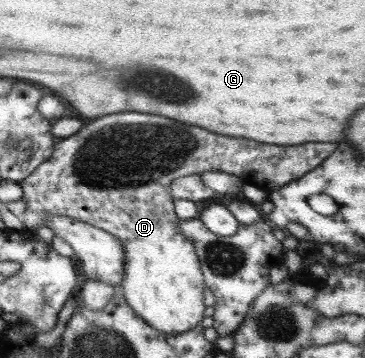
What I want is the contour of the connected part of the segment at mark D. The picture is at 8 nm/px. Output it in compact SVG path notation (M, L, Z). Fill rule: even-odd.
M134 111L104 115L94 119L86 127L80 127L74 135L57 140L52 145L52 153L48 155L48 159L36 165L36 169L28 177L17 183L22 189L20 199L25 205L19 219L23 229L34 231L40 225L42 217L48 219L48 216L66 216L114 235L124 247L124 278L119 292L125 303L148 326L173 339L176 334L185 333L200 325L204 317L205 283L192 242L182 237L176 228L178 218L174 213L168 190L172 179L204 171L221 171L238 177L242 175L242 179L252 179L254 175L258 175L258 171L266 169L265 191L269 193L312 171L312 167L322 163L322 159L326 159L334 151L334 147L336 143L304 143L296 147L276 147L250 139L230 139L226 135L214 135L200 127L190 127L172 119L146 113L142 115Z

